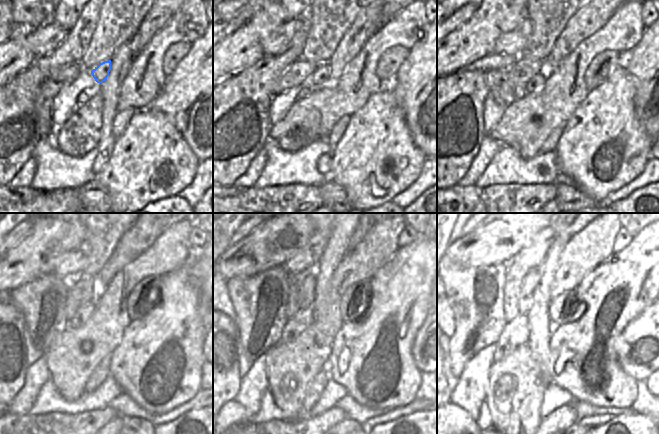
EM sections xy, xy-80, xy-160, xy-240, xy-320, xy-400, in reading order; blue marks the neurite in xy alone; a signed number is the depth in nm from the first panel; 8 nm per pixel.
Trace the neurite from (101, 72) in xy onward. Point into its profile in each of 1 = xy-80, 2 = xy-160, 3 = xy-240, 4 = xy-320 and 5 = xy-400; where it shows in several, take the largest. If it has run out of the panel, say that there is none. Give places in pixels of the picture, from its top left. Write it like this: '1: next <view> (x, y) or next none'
1: next xy-80 (319, 77)
2: next xy-160 (537, 83)
3: next xy-240 (83, 314)
4: next xy-320 (303, 318)
5: next xy-400 (516, 333)

